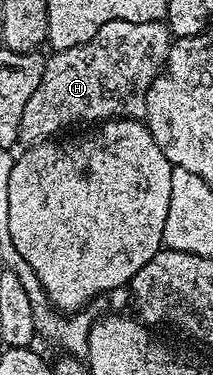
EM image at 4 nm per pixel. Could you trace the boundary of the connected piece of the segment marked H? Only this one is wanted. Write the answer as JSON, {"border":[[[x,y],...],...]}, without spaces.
{"border":[[[113,21],[105,23],[87,42],[52,52],[51,58],[46,58],[37,91],[25,103],[20,142],[38,143],[54,138],[62,129],[82,121],[102,123],[121,117],[146,118],[147,92],[167,64],[172,40],[171,30],[163,21]]]}

